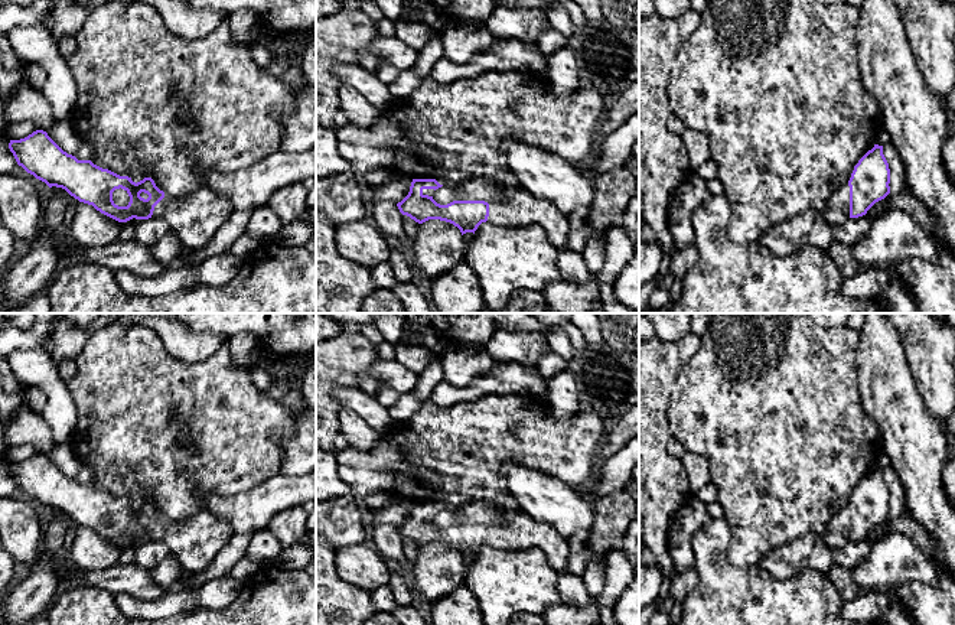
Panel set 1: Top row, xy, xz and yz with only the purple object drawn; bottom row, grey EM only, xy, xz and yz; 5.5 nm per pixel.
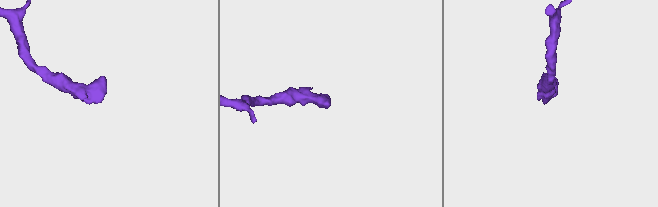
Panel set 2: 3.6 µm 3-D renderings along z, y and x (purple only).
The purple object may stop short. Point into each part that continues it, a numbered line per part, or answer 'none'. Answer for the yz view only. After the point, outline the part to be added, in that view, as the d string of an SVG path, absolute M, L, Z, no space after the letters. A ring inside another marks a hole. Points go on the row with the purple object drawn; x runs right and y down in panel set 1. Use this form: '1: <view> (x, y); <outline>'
1: yz (837, 211); M850 186L840 188L827 202L822 212L825 221L831 225L841 225L850 219Z

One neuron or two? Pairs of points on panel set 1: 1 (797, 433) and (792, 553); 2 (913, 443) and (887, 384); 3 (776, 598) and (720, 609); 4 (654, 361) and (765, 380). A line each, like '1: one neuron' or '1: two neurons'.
1: two neurons
2: one neuron
3: one neuron
4: two neurons

